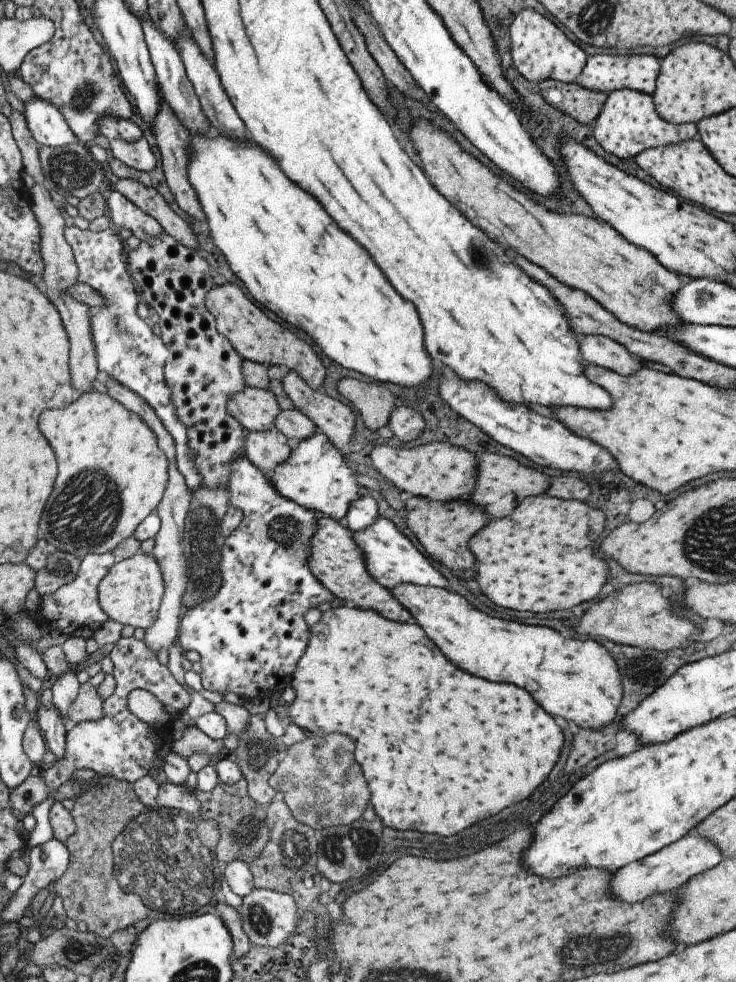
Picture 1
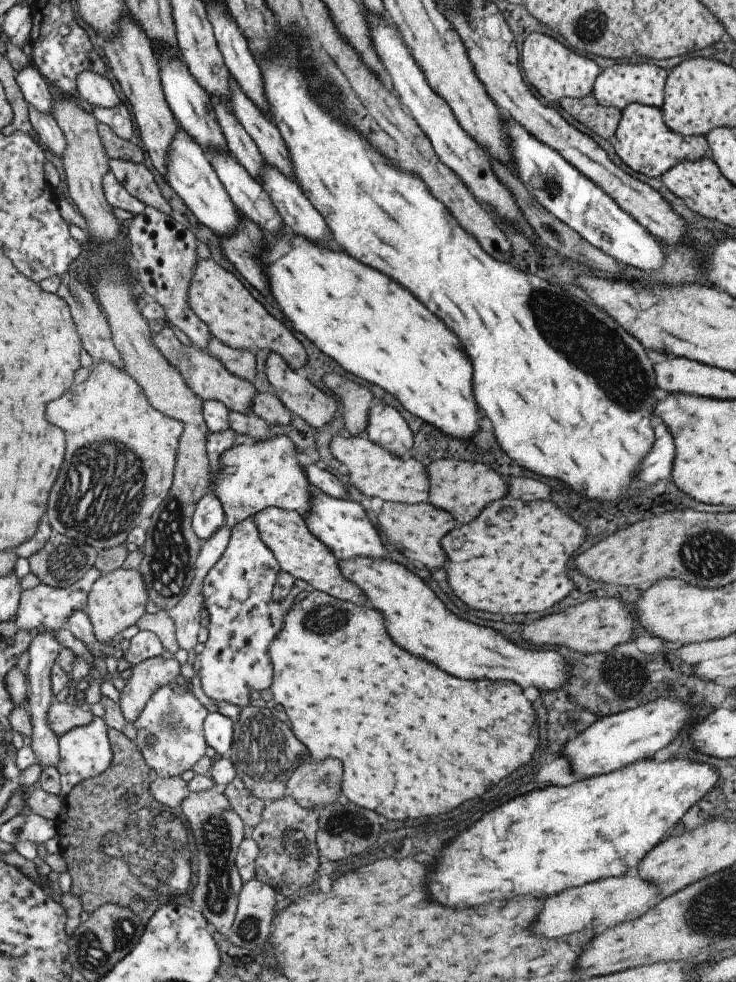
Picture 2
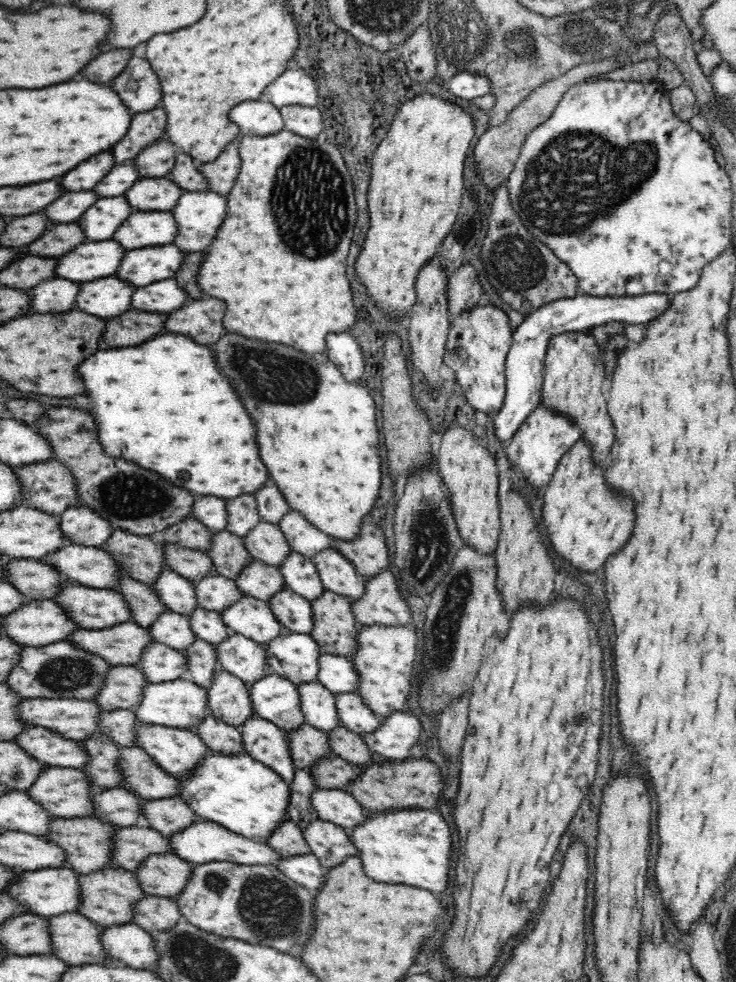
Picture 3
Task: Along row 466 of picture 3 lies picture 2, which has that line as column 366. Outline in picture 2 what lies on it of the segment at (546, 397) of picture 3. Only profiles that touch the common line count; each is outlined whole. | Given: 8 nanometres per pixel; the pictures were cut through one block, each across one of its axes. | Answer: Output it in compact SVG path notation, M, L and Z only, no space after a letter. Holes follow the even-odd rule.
M268 507L257 512L253 519L260 531L262 542L265 542L274 553L282 571L290 573L296 579L306 581L316 590L325 592L338 600L350 601L357 605L367 604L358 586L342 576L334 553L309 531L301 513L280 507Z

